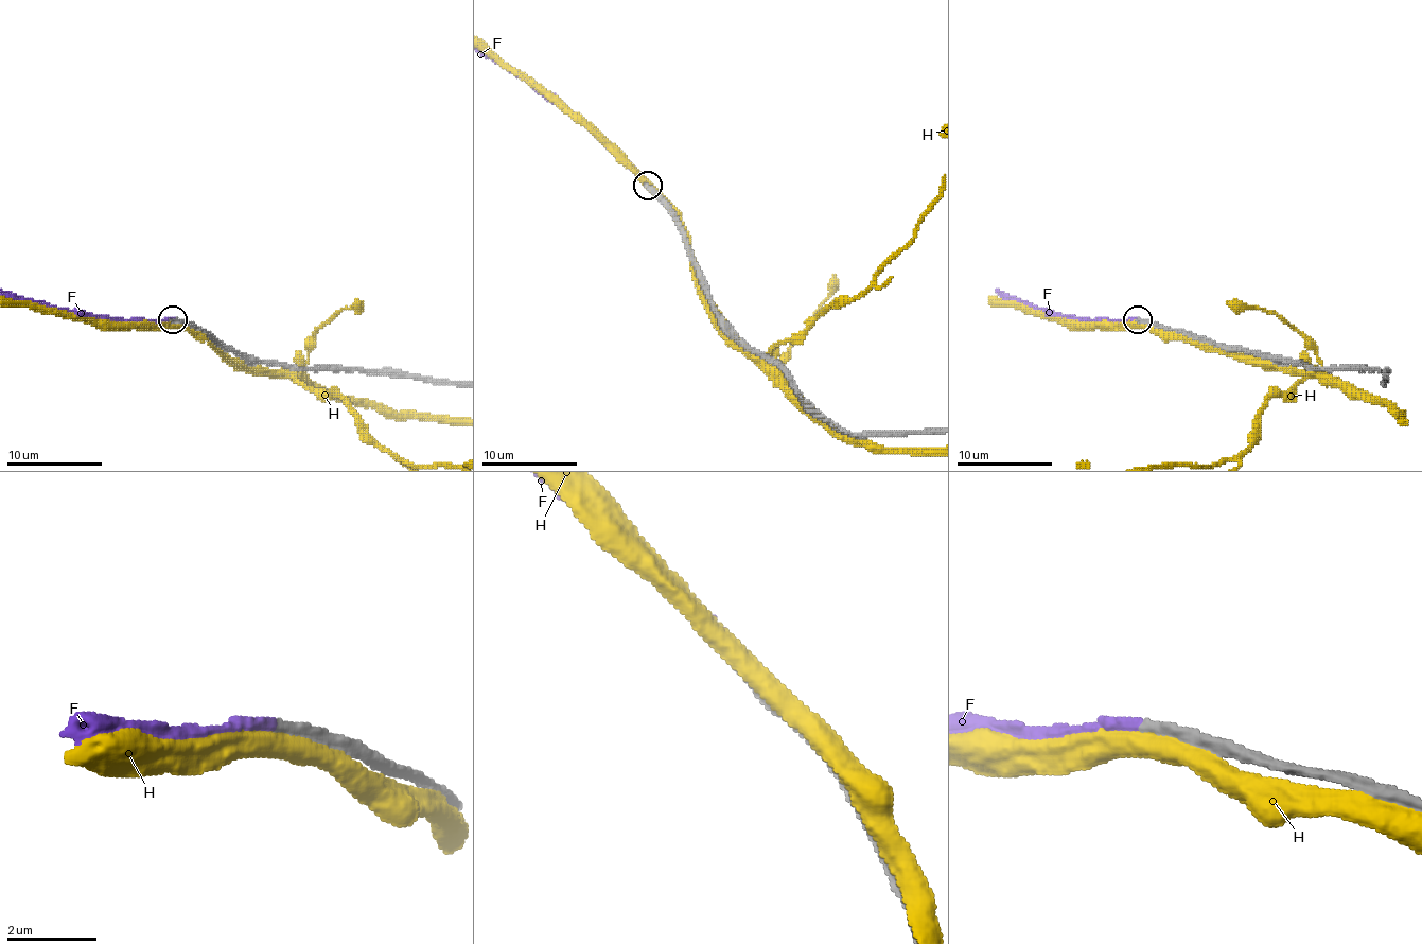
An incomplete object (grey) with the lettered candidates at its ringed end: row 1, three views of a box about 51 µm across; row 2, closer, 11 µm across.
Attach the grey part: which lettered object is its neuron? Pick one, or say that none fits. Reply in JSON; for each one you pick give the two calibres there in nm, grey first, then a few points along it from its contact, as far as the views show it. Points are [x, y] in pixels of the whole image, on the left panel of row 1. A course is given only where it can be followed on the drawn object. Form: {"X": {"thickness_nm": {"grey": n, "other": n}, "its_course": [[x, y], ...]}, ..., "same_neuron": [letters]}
{"F": {"thickness_nm": {"grey": 300, "other": 300}}, "same_neuron": ["F"]}

